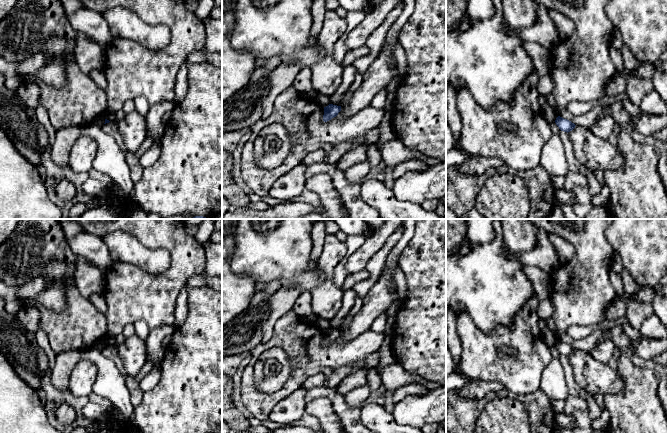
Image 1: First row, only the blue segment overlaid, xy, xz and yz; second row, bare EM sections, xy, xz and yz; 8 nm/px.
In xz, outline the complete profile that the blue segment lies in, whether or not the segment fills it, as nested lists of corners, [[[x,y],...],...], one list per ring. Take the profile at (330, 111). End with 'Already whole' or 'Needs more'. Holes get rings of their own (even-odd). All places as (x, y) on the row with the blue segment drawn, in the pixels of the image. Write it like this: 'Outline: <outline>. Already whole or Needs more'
Outline: [[[329,104],[328,106],[324,107],[323,121],[327,122],[331,120],[332,118],[336,117],[340,111],[341,106]]]. Already whole

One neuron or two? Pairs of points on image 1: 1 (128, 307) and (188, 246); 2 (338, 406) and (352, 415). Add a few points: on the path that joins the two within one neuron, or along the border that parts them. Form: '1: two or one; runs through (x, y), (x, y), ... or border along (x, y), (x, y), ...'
1: one; runs through (146, 296), (149, 296), (181, 264)
2: one; runs through (341, 409), (349, 415)

